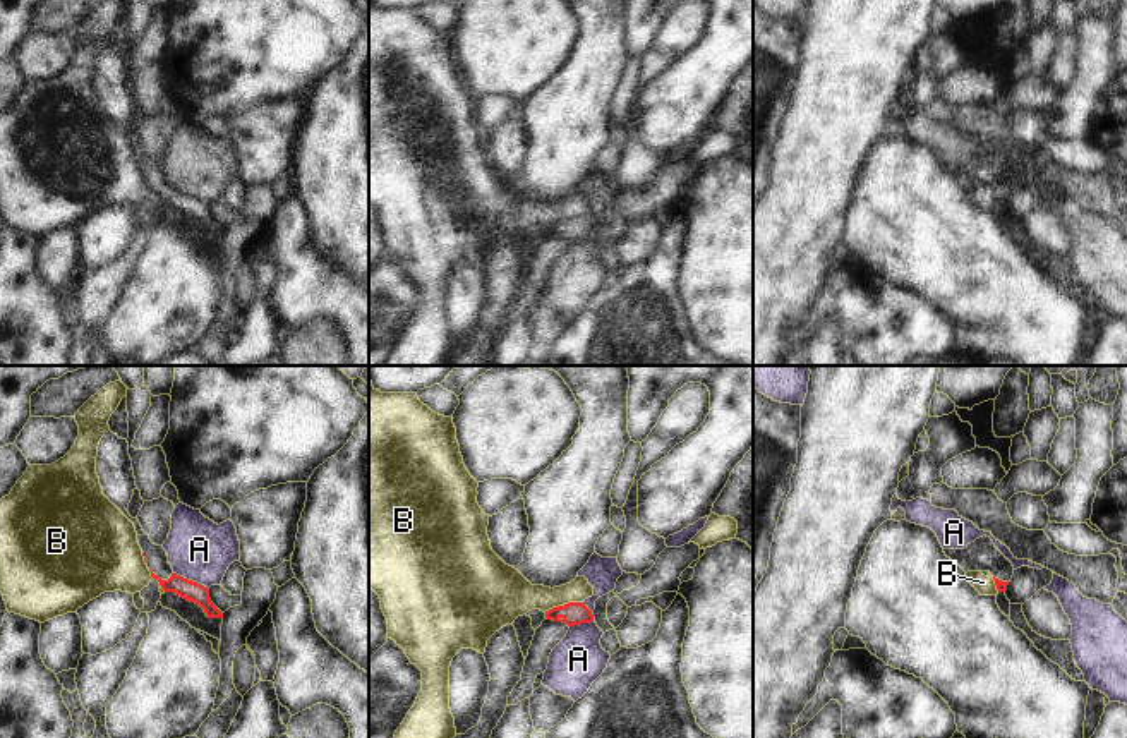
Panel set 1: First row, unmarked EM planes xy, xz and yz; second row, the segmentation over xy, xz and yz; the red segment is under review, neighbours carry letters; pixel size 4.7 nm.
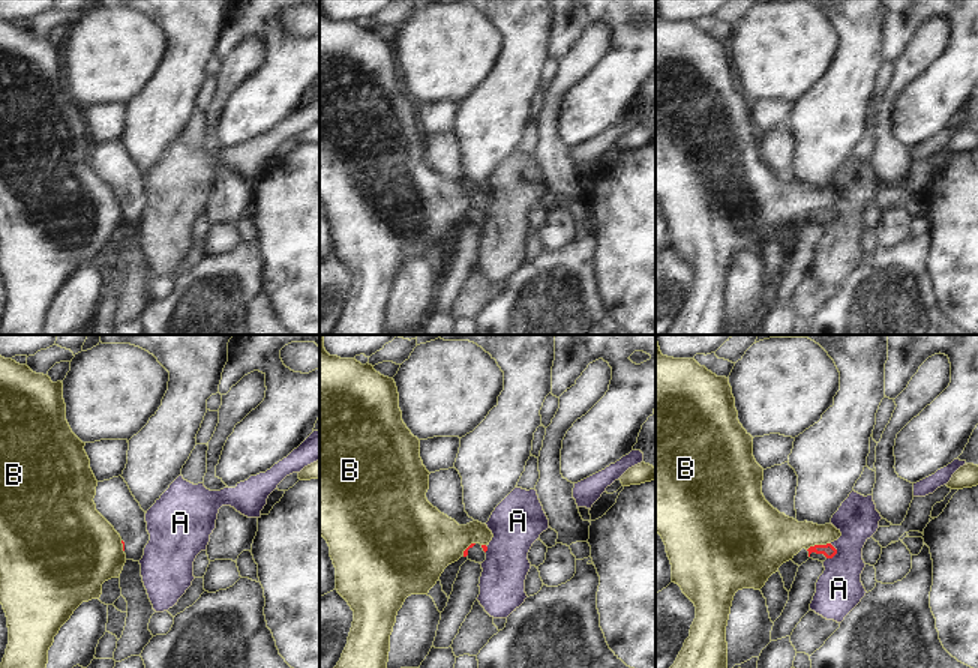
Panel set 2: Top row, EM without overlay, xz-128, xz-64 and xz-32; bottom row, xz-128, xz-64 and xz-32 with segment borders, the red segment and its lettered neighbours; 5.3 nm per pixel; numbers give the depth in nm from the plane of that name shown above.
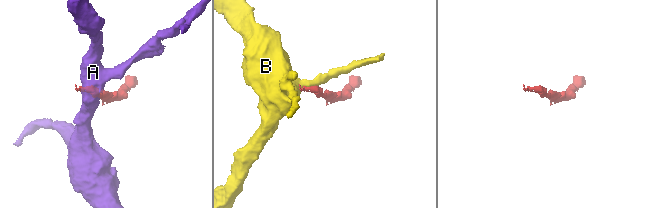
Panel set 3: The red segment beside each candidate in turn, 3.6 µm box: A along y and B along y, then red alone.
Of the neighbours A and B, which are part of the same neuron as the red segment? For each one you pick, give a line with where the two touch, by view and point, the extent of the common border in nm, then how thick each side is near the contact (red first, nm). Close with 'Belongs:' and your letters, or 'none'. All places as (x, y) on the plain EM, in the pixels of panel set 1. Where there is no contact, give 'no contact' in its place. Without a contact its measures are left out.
Belongs: none

